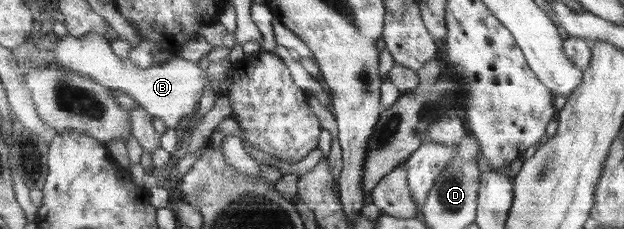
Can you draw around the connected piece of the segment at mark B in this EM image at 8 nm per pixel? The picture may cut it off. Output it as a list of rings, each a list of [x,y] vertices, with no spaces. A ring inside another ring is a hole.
[[[96,32],[86,34],[83,38],[75,38],[68,34],[58,38],[56,48],[53,50],[54,63],[66,71],[74,71],[80,75],[90,76],[98,84],[108,89],[128,94],[136,103],[144,107],[151,115],[161,118],[168,127],[180,129],[181,121],[194,115],[206,86],[212,84],[206,67],[191,60],[174,56],[164,64],[153,67],[140,68],[129,58],[120,58],[112,49],[111,42],[106,42]]]

